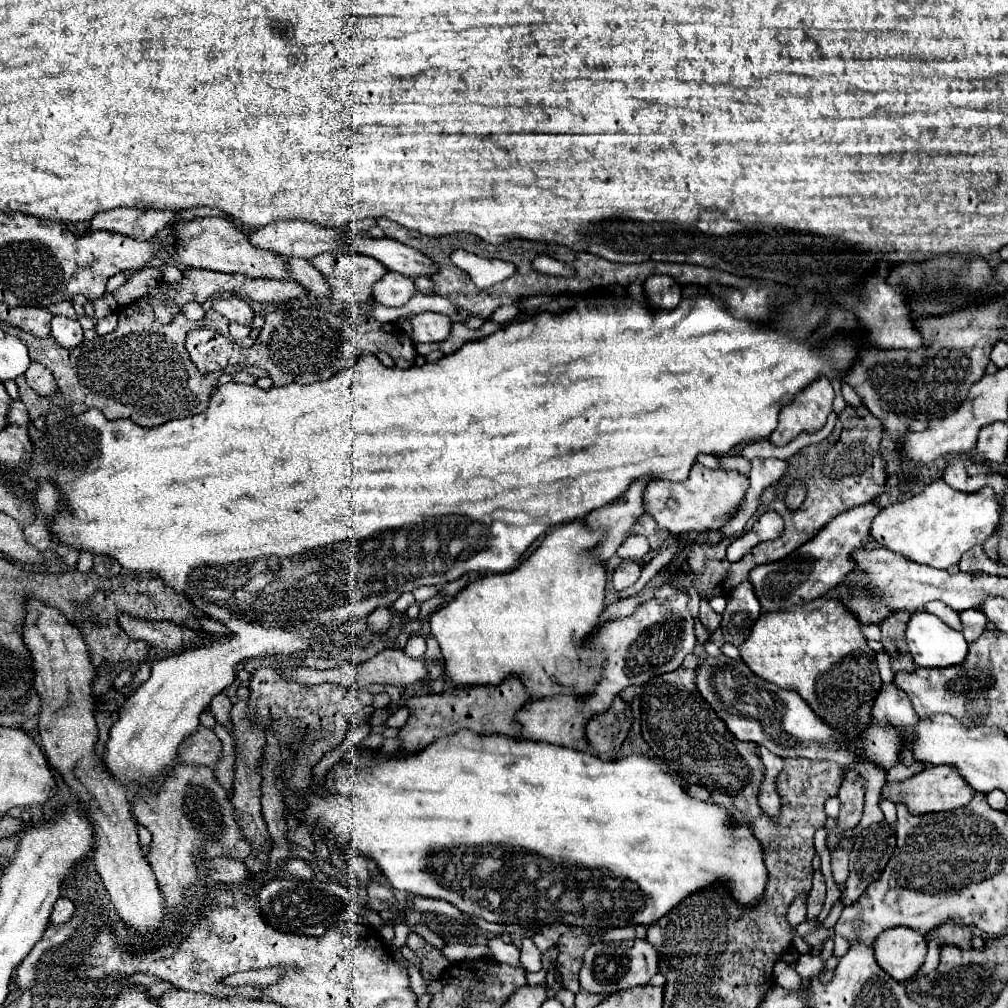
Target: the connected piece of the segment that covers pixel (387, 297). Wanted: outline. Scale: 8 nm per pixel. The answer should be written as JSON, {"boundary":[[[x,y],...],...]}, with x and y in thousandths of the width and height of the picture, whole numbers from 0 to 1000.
{"boundary":[[[385,269],[385,273],[381,273],[381,277],[377,277],[377,281],[371,285],[371,299],[383,305],[399,305],[405,301],[411,287],[411,281],[403,273]]]}

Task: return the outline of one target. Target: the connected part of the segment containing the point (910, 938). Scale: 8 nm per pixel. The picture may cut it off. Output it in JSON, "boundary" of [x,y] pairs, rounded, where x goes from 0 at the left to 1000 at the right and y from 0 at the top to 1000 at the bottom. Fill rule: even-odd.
{"boundary":[[[889,920],[873,926],[867,936],[869,955],[891,975],[905,971],[917,955],[919,932],[901,920]]]}

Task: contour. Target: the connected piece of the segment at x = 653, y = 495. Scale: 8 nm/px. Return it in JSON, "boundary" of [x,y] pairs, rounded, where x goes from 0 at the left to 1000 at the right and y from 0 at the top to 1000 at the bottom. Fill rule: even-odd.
{"boundary":[[[688,459],[679,479],[659,479],[659,475],[647,475],[639,487],[639,505],[651,515],[657,525],[665,527],[665,531],[712,525],[724,519],[732,509],[734,501],[738,499],[742,481],[742,473],[732,467],[702,465],[696,459]],[[665,495],[669,497],[669,503],[663,503]]]}

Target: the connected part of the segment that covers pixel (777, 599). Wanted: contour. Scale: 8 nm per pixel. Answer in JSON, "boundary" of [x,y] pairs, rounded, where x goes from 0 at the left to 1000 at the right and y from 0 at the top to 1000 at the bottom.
{"boundary":[[[863,497],[859,501],[851,501],[843,507],[827,513],[808,535],[804,535],[802,539],[792,543],[786,551],[782,551],[774,557],[768,557],[768,559],[752,561],[750,564],[746,564],[744,576],[748,580],[748,586],[750,586],[750,592],[756,600],[756,604],[758,606],[776,606],[776,604],[782,604],[792,598],[802,598],[810,592],[815,592],[823,584],[827,584],[847,564],[845,547],[849,547],[861,539],[865,515],[873,509],[873,505],[875,503],[869,501],[867,497]]]}

